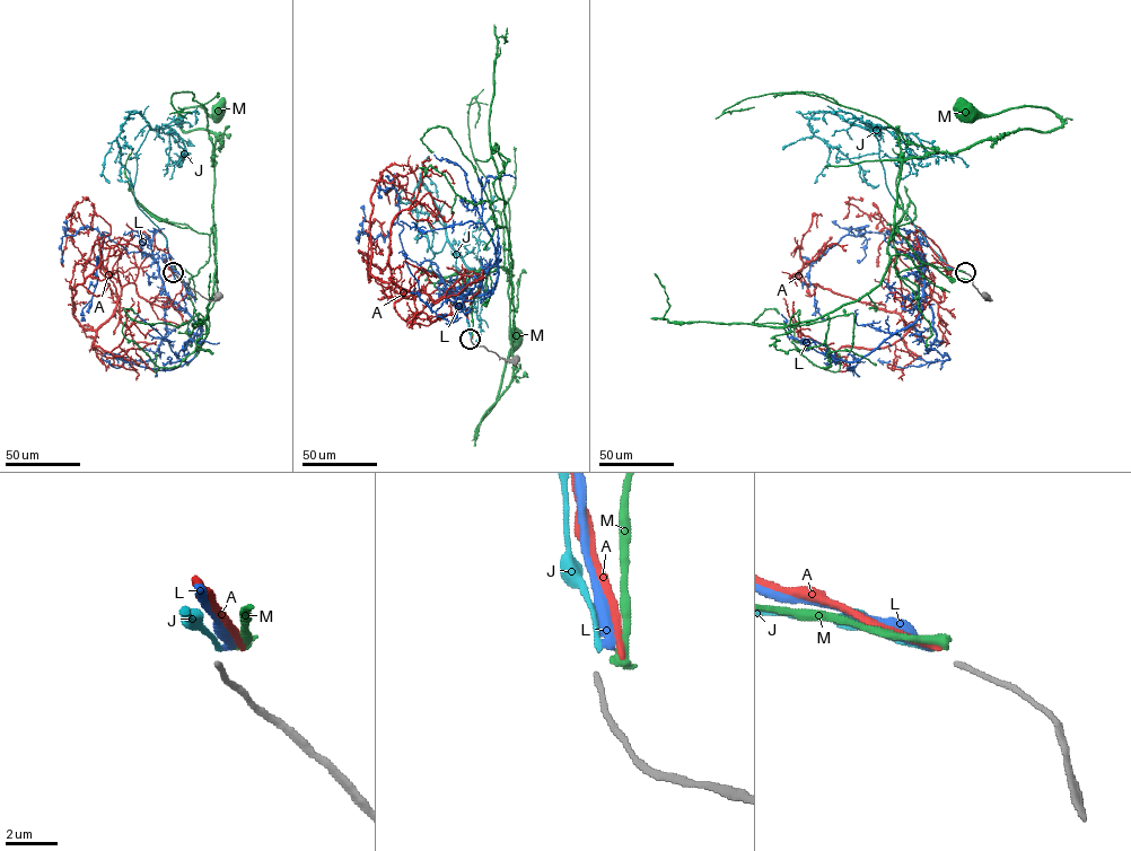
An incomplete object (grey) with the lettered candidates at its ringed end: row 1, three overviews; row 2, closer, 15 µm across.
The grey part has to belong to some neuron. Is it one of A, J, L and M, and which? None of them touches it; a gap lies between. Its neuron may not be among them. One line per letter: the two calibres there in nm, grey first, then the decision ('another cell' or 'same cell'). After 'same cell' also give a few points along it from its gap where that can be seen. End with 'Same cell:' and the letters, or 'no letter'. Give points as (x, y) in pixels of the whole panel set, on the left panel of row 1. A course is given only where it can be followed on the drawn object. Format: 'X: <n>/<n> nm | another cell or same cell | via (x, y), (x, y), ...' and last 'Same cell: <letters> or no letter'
A: 220/220 nm | another cell
J: 220/190 nm | another cell
L: 220/400 nm | another cell
M: 220/440 nm | another cell
Same cell: no letter

